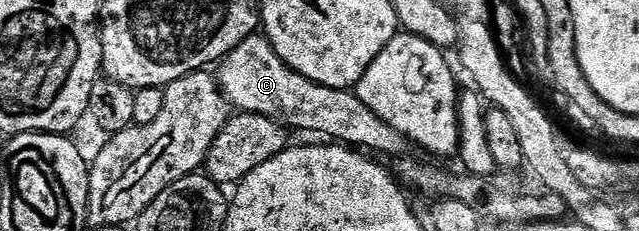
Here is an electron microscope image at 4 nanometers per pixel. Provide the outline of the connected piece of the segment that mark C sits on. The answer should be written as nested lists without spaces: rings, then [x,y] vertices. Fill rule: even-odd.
[[[254,33],[246,37],[221,60],[219,70],[221,91],[238,112],[262,115],[297,131],[314,131],[317,137],[354,149],[364,149],[378,156],[405,157],[410,154],[409,139],[403,137],[399,129],[391,129],[387,121],[375,117],[375,113],[359,101],[356,93],[349,89],[331,89],[303,77],[287,66],[279,53],[275,53],[264,34]]]

